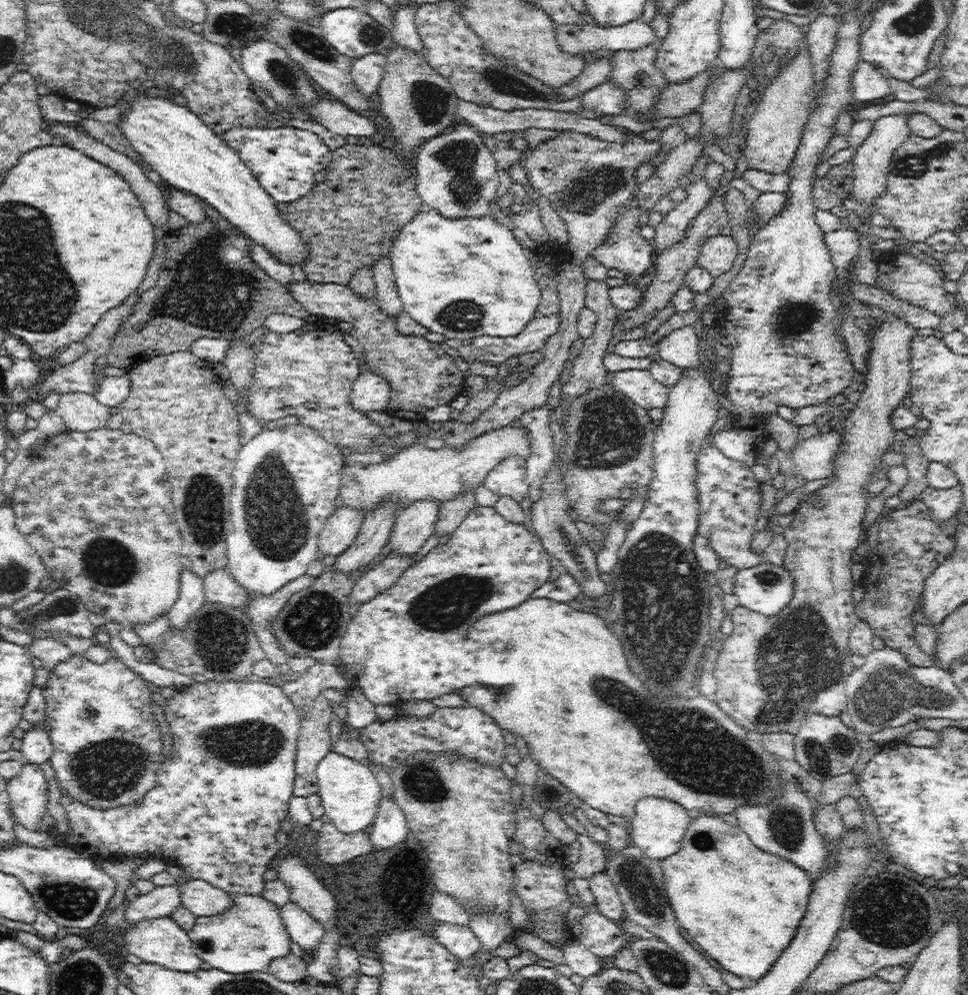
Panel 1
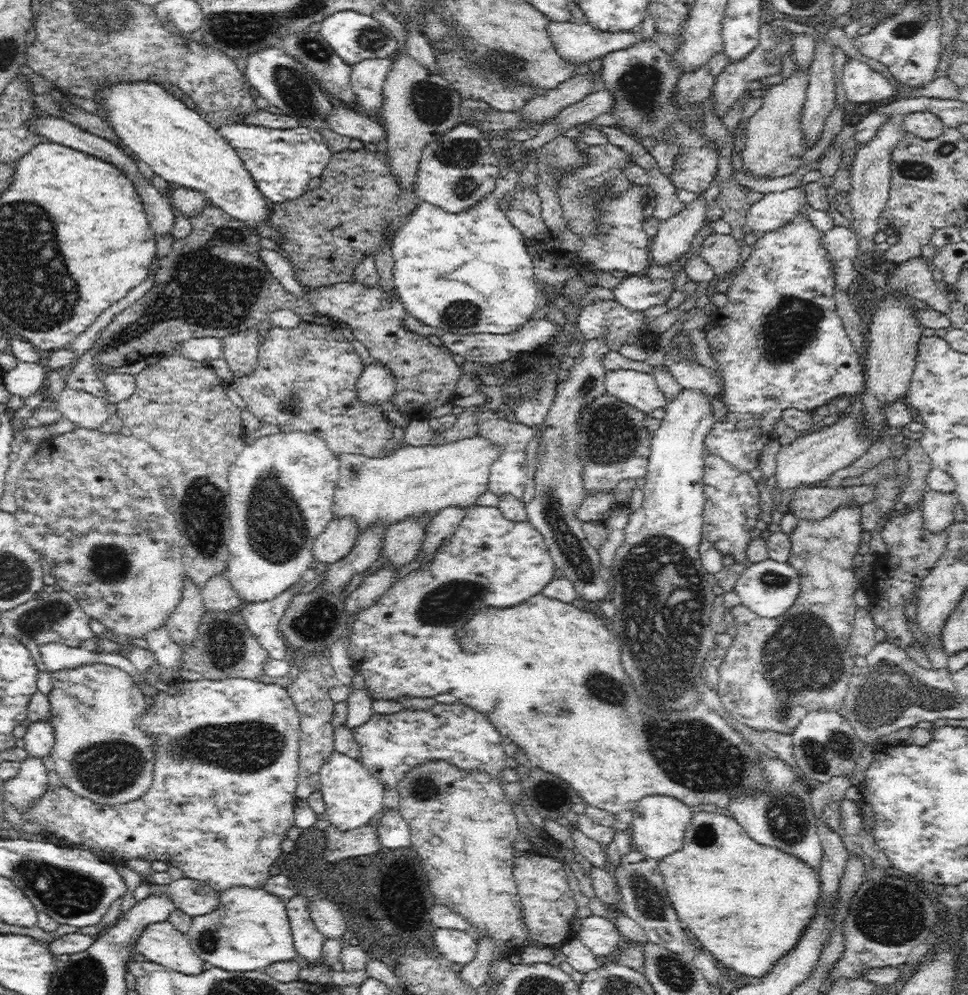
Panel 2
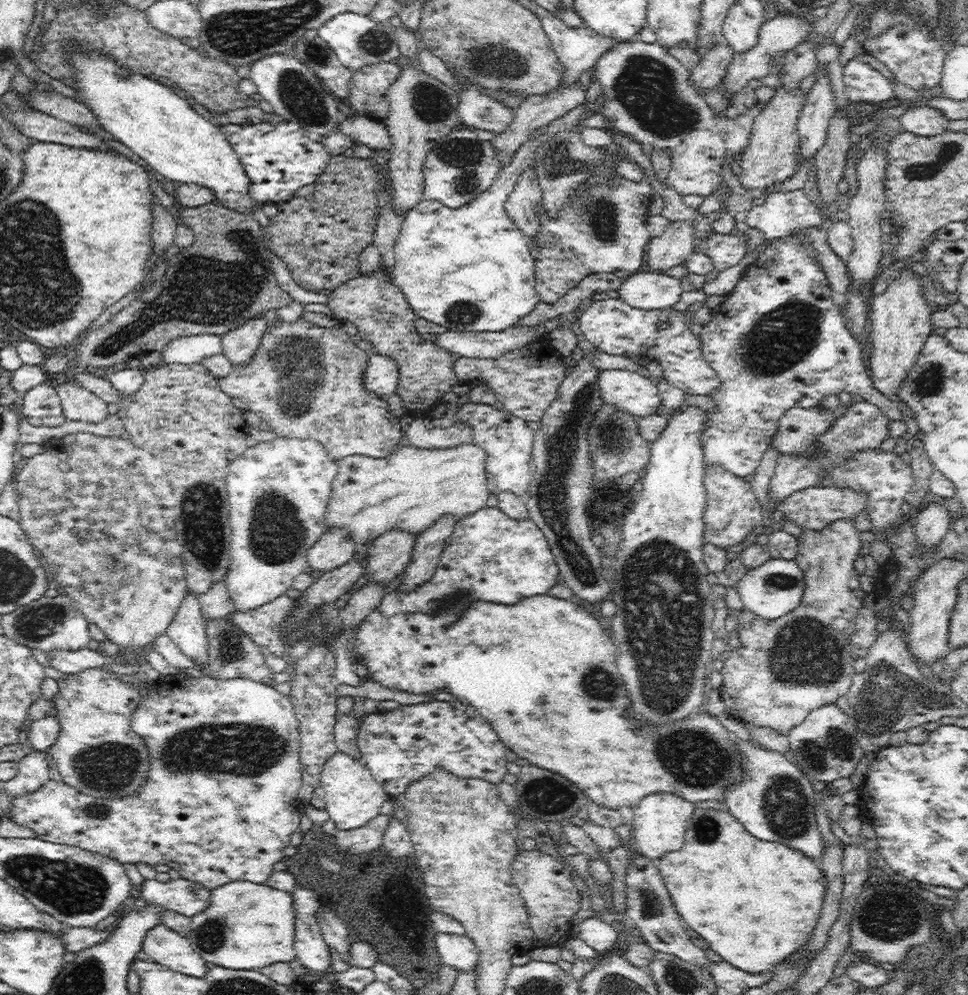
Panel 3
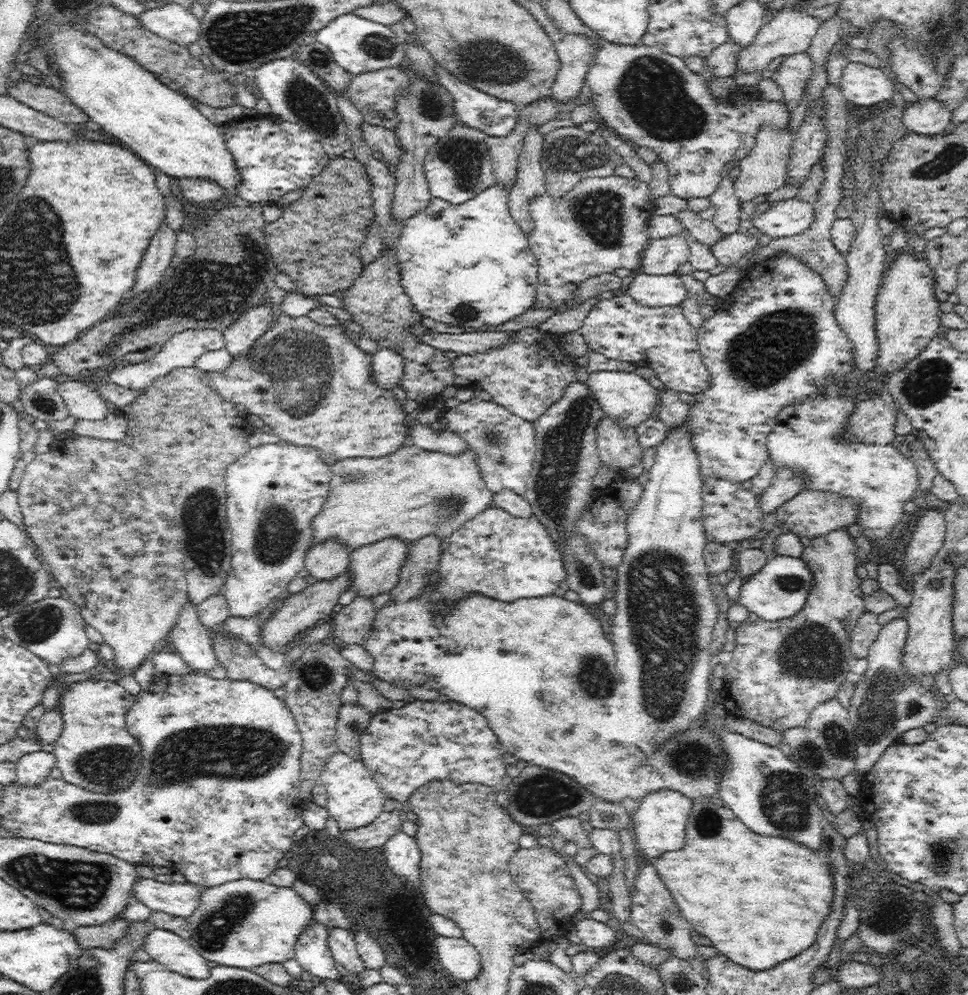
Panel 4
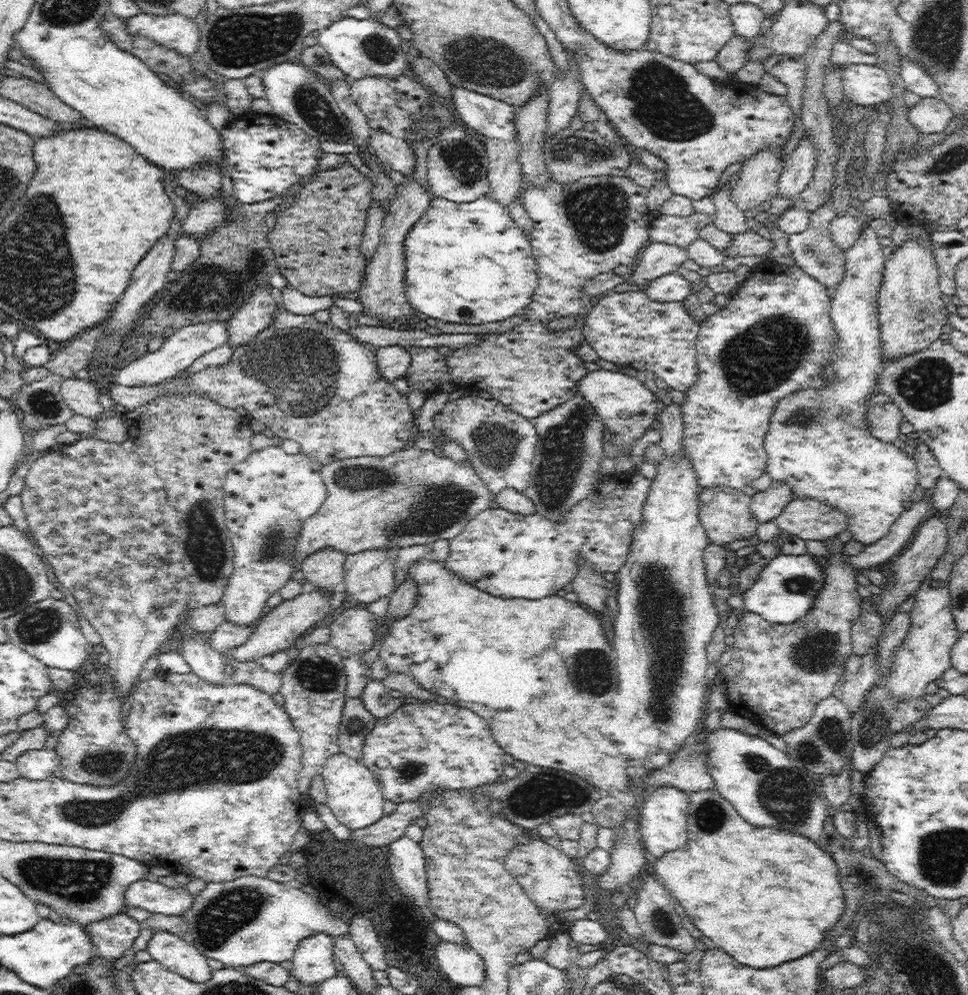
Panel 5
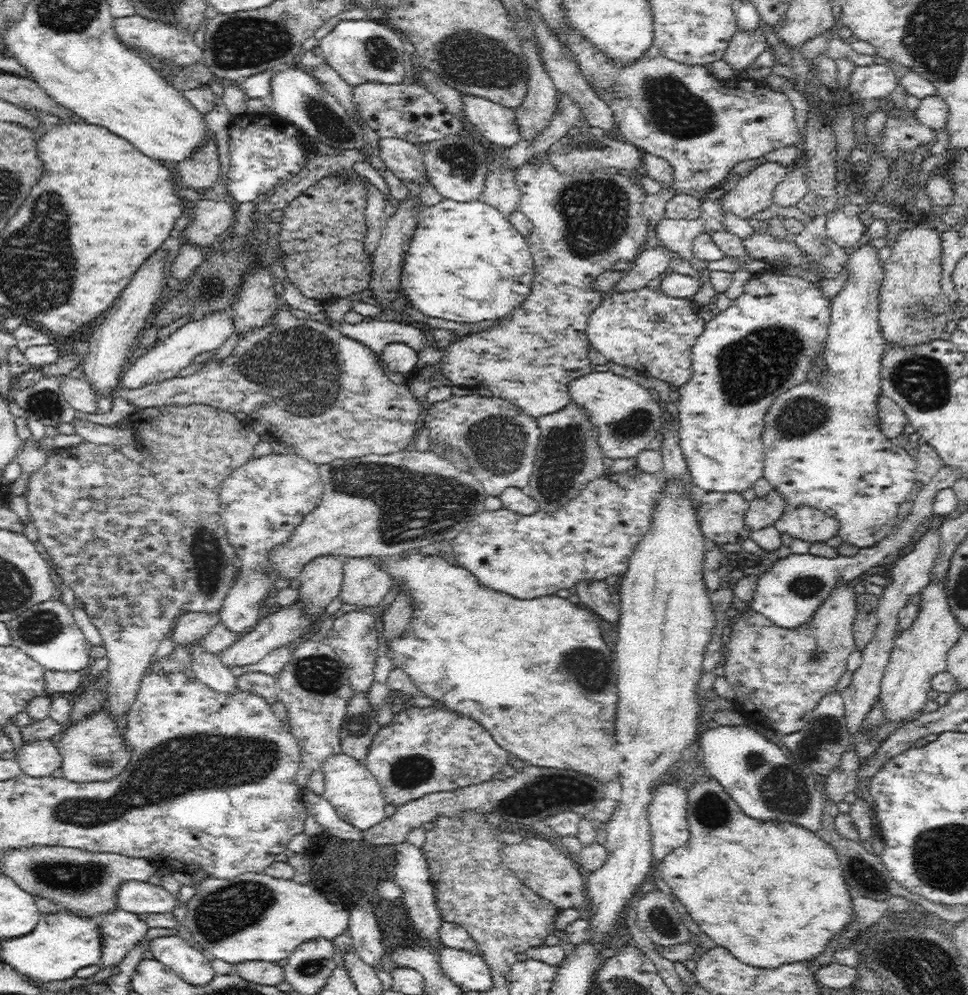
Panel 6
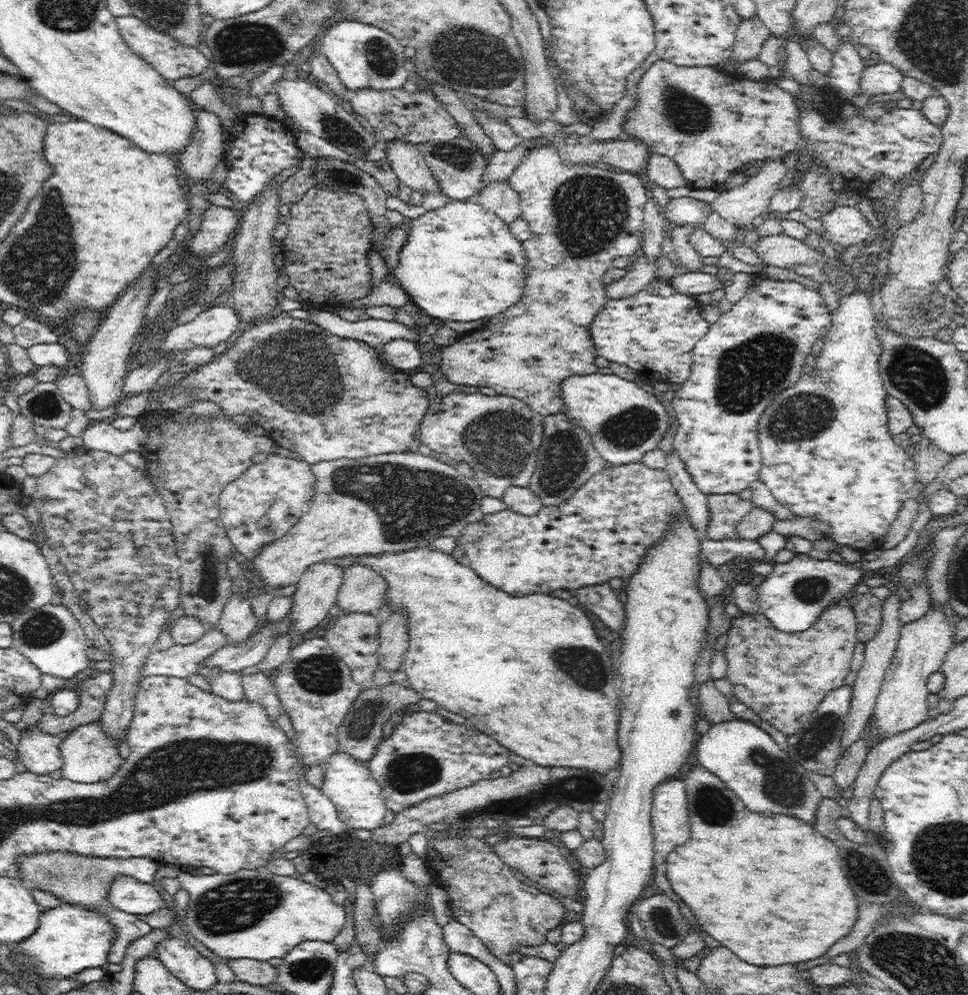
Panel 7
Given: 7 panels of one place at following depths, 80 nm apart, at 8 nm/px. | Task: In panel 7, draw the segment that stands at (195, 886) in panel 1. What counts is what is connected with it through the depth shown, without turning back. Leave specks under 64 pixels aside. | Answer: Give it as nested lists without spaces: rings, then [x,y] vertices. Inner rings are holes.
[[[119,874],[108,888],[107,902],[128,914],[150,914],[165,905],[159,891],[150,883]]]

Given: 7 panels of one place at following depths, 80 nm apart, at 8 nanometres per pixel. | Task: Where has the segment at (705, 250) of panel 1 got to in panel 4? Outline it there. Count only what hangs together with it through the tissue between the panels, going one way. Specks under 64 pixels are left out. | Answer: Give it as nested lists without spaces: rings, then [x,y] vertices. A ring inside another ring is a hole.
[[[736,231],[734,234],[725,235],[714,246],[710,246],[710,251],[718,259],[718,264],[732,266],[756,246],[762,246],[763,242],[763,238],[754,237],[748,232],[743,234]]]

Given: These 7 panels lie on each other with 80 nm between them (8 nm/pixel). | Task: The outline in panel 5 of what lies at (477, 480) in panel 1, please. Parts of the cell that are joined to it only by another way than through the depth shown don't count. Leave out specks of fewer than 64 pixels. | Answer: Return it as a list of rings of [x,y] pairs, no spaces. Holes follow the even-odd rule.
[[[416,446],[402,449],[388,456],[363,456],[346,458],[322,465],[320,474],[326,486],[326,500],[322,506],[304,521],[297,538],[293,558],[298,568],[310,554],[333,548],[345,555],[387,548],[397,552],[399,548],[412,545],[432,545],[436,540],[452,540],[464,530],[477,514],[486,510],[494,496],[474,472],[469,460],[456,464],[450,457],[437,450],[423,451]]]

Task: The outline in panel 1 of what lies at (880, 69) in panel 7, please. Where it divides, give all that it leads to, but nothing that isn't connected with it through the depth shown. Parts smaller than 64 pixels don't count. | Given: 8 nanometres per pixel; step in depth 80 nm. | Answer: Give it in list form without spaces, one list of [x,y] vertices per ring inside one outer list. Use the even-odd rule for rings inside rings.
[[[862,61],[856,65],[851,76],[851,98],[868,102],[891,94],[888,79],[874,64]]]

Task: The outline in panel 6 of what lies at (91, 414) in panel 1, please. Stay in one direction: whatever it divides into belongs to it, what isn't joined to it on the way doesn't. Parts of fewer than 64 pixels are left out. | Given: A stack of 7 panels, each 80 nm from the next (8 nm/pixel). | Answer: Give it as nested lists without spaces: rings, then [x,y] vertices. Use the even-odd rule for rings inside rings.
[[[63,377],[60,384],[62,395],[78,412],[94,414],[98,410],[96,391],[90,387],[85,377]]]

